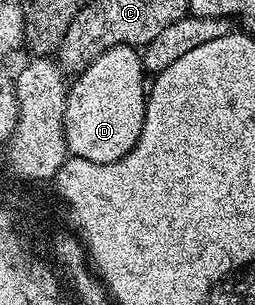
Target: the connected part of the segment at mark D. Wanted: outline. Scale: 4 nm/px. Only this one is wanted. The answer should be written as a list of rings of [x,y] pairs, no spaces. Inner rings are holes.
[[[116,45],[103,51],[96,59],[89,62],[84,69],[72,78],[65,94],[65,147],[72,156],[82,157],[91,163],[115,163],[115,159],[123,159],[141,134],[145,118],[145,102],[147,100],[147,79],[143,74],[139,53],[134,46]]]

